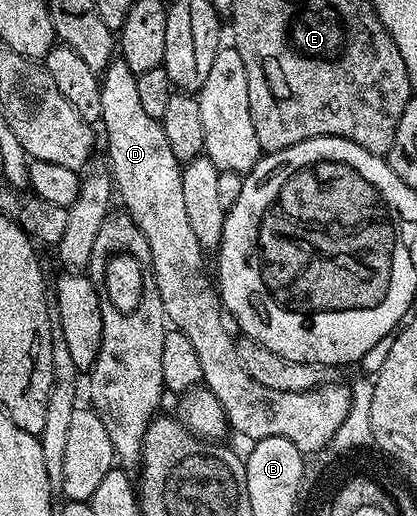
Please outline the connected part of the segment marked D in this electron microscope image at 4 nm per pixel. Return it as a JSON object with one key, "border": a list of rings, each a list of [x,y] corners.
{"border":[[[121,58],[111,60],[106,71],[101,73],[102,89],[100,102],[104,102],[104,110],[100,121],[106,127],[106,152],[110,155],[109,171],[117,195],[122,195],[125,215],[132,218],[135,227],[145,246],[150,251],[151,266],[154,269],[156,290],[160,290],[160,302],[166,311],[166,319],[177,331],[182,332],[192,342],[196,354],[200,358],[202,384],[224,406],[227,425],[234,428],[250,442],[264,438],[288,438],[292,446],[296,446],[303,454],[318,452],[321,448],[331,447],[336,430],[340,430],[344,418],[348,418],[348,410],[352,406],[350,384],[335,382],[313,388],[307,392],[289,392],[288,390],[272,390],[268,386],[260,386],[244,366],[240,366],[240,358],[236,354],[236,340],[226,329],[227,317],[224,315],[221,299],[215,281],[206,273],[206,260],[200,242],[196,242],[196,233],[188,223],[188,213],[184,202],[183,165],[179,164],[176,154],[172,154],[172,146],[168,146],[168,134],[164,134],[162,121],[150,117],[143,110],[138,91],[136,91],[136,73],[128,70]]]}

